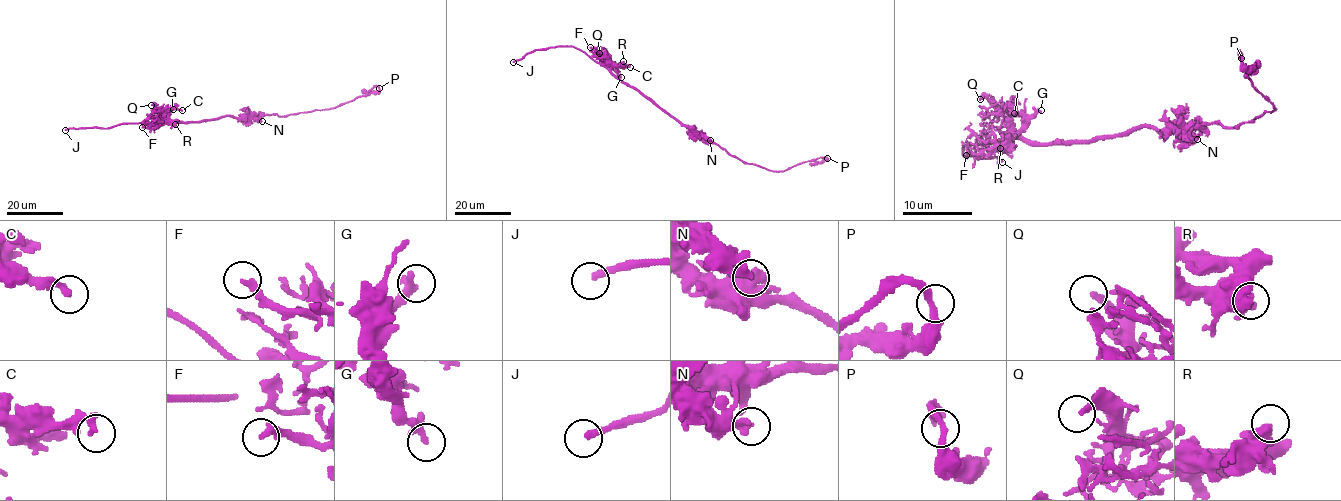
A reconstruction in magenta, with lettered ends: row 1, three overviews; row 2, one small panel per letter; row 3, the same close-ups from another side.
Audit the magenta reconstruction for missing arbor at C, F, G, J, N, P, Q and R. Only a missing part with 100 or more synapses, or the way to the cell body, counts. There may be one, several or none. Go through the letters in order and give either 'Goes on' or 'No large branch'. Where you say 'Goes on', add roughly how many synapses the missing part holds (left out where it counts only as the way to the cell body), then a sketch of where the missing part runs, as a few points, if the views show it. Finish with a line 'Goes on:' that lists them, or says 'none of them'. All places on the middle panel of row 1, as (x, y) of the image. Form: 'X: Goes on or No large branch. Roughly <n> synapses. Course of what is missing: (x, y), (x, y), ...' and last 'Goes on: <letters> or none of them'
C: No large branch
F: No large branch
G: No large branch
J: Goes on
N: No large branch
P: No large branch
Q: No large branch
R: No large branch
Goes on: J

